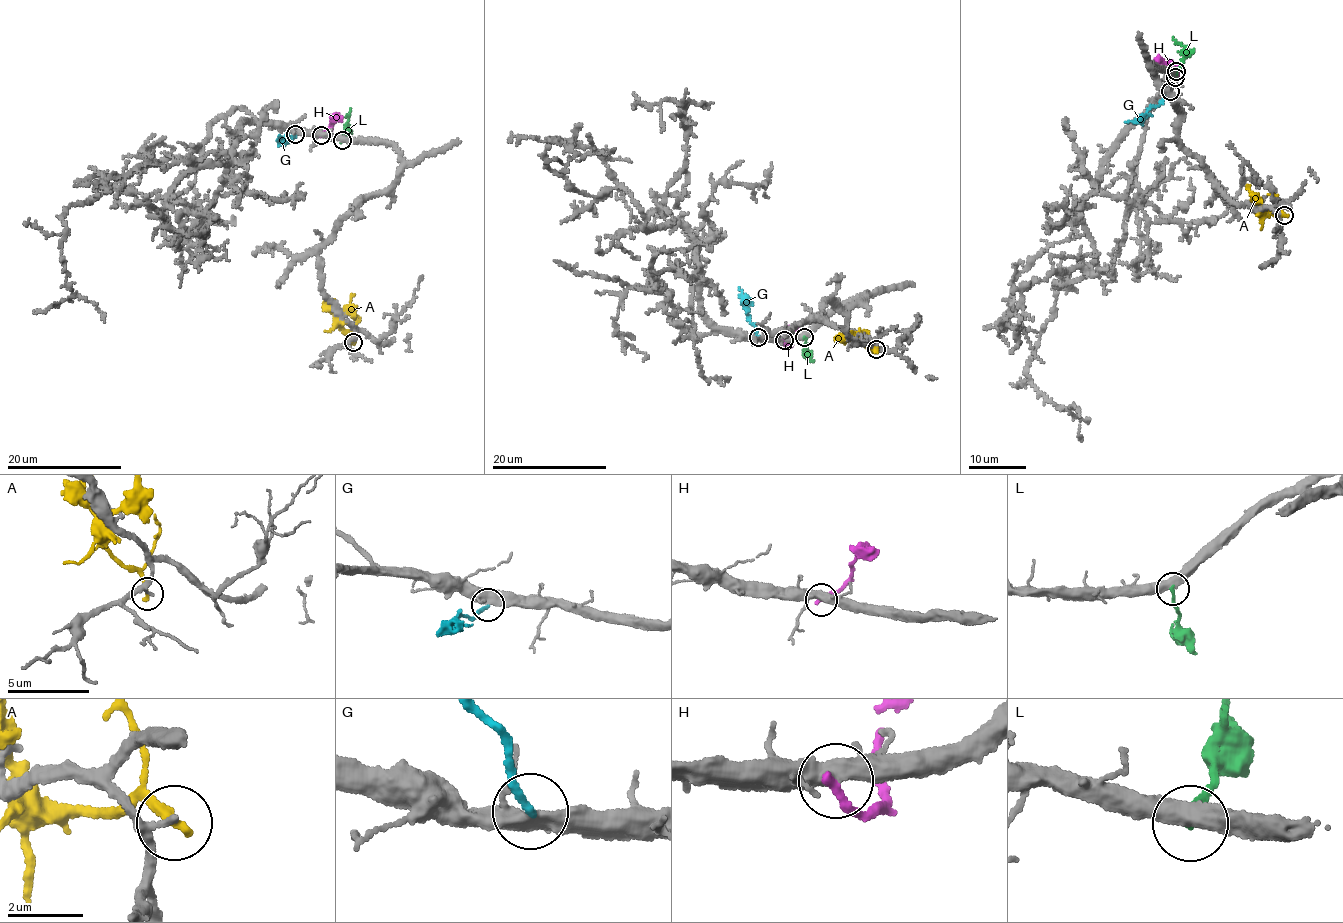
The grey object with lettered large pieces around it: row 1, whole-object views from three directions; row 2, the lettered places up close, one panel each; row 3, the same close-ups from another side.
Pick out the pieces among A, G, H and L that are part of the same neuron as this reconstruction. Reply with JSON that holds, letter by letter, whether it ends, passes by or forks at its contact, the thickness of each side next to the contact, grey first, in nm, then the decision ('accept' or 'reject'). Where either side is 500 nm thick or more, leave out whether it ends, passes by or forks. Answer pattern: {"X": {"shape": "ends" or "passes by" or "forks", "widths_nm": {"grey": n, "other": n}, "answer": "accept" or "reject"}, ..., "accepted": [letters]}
{"A": {"shape": "ends", "widths_nm": {"grey": 220, "other": 320}, "answer": "reject"}, "G": {"shape": "ends", "widths_nm": {"grey": 400, "other": 200}, "answer": "reject"}, "H": {"shape": "ends", "widths_nm": {"grey": 400, "other": 280}, "answer": "reject"}, "L": {"widths_nm": {"grey": 500, "other": 200}, "answer": "reject"}, "accepted": []}

